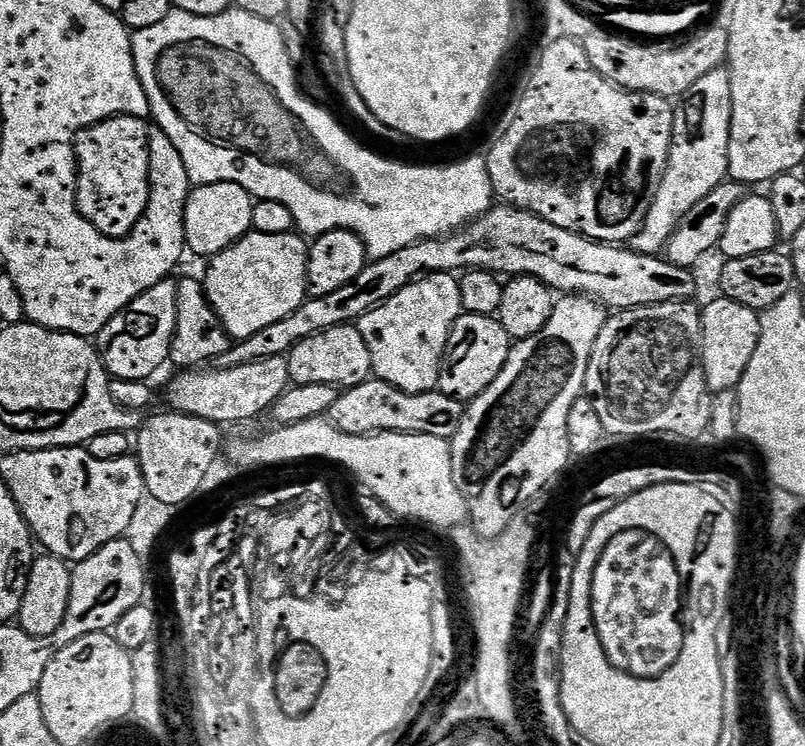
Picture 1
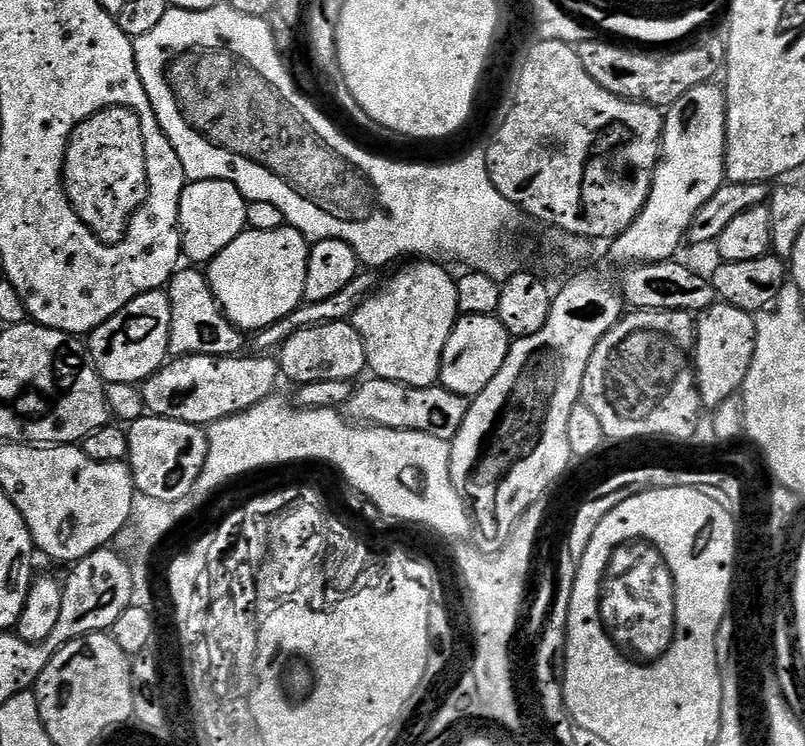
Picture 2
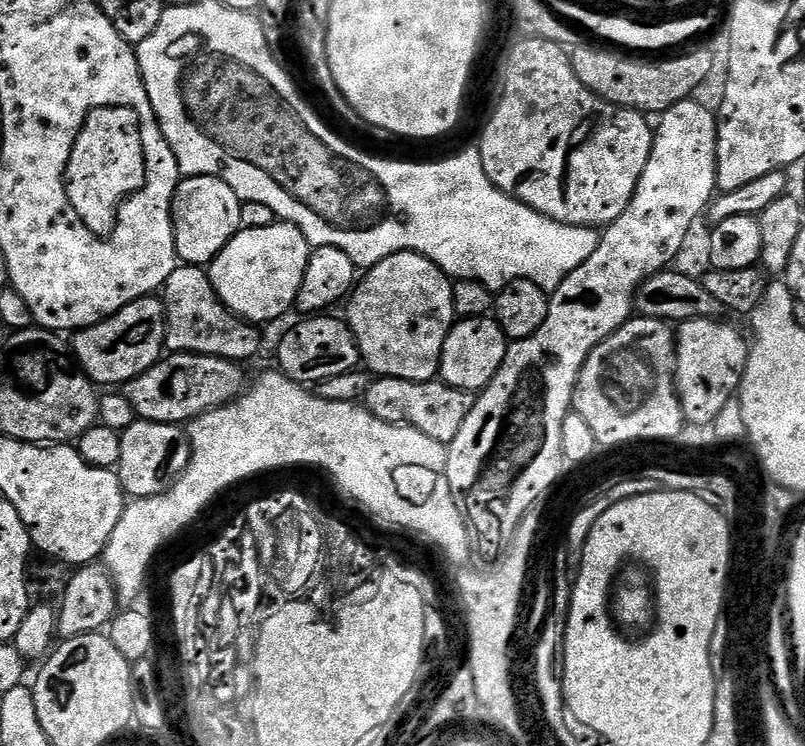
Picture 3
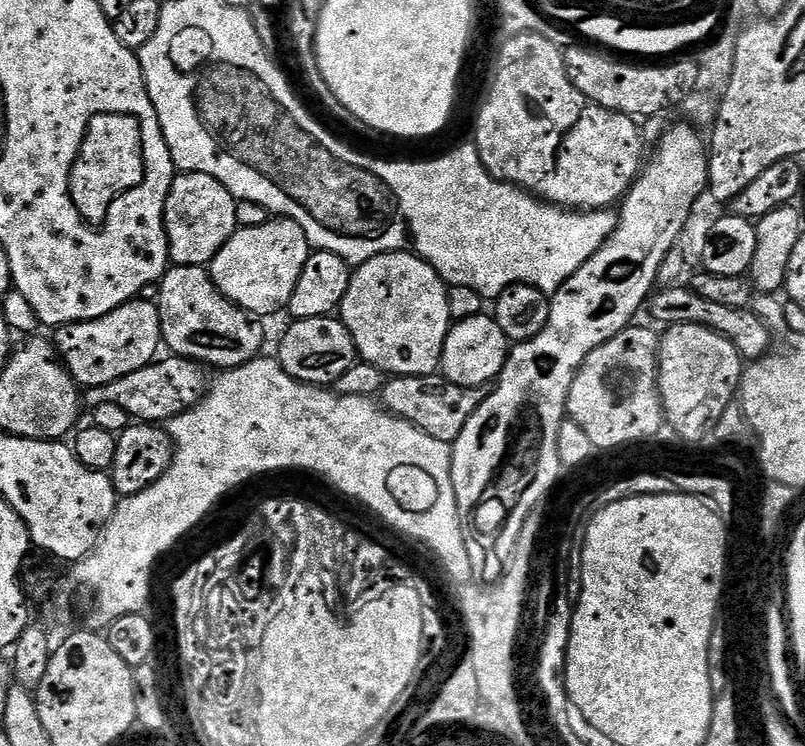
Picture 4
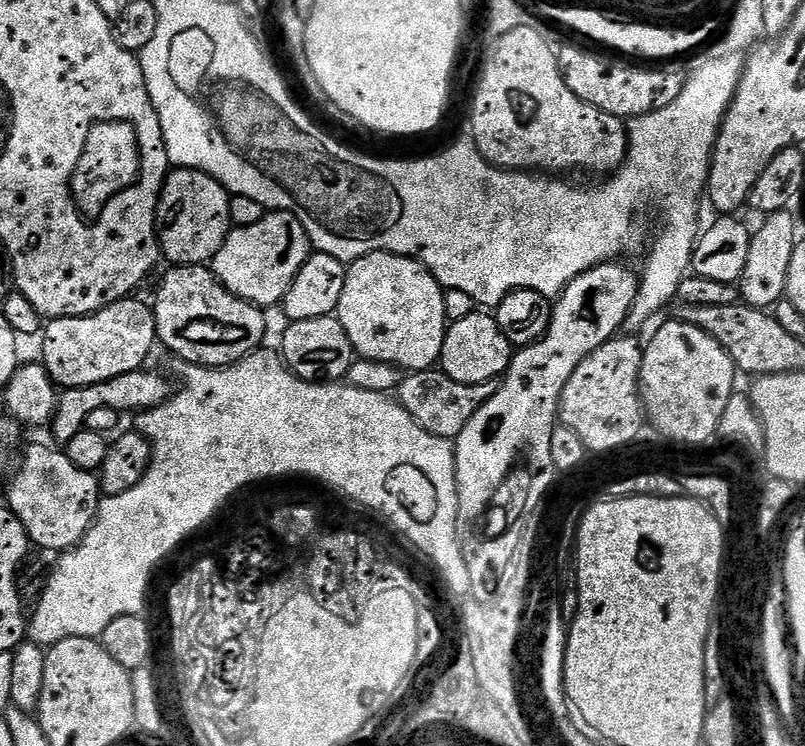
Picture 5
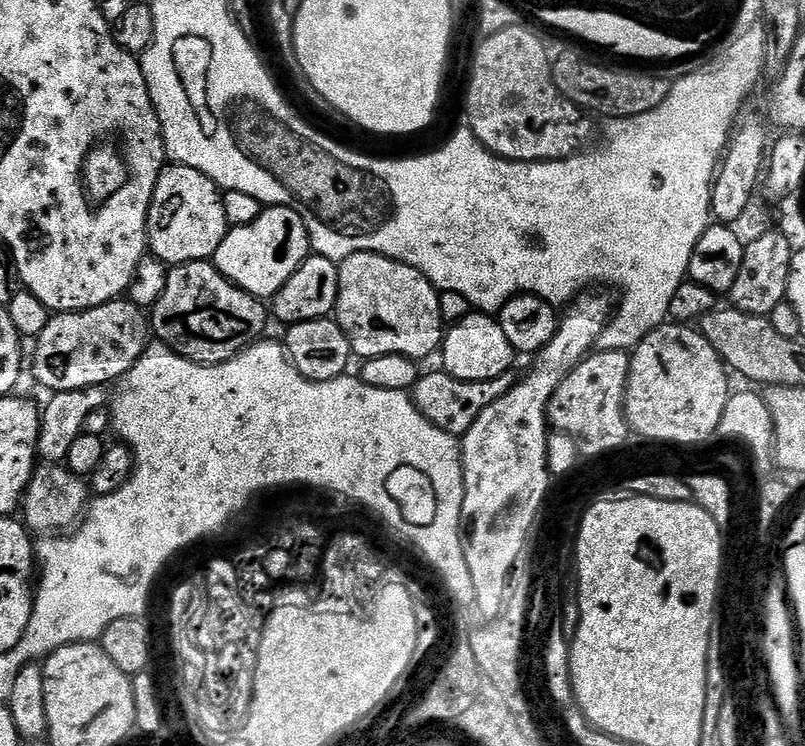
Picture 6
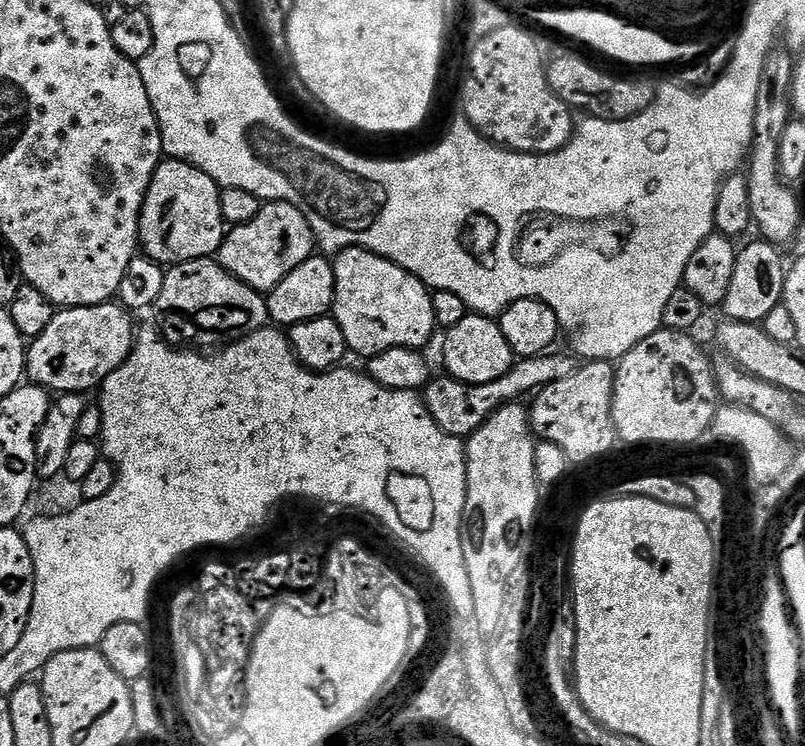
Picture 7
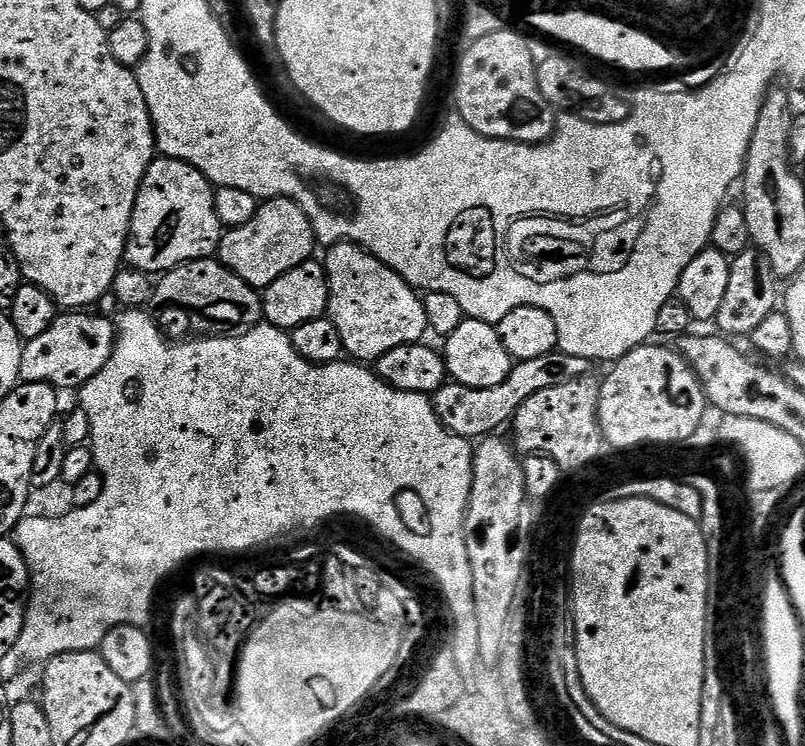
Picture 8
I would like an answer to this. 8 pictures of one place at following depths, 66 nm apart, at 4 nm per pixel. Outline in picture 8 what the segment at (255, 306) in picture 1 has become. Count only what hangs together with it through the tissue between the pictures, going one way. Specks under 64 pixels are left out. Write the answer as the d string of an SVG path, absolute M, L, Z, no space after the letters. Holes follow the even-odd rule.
M279 196L276 200L263 201L246 226L229 228L221 235L218 259L250 287L263 290L274 278L282 278L286 270L294 270L294 266L313 259L312 247L317 244L308 215L292 200Z

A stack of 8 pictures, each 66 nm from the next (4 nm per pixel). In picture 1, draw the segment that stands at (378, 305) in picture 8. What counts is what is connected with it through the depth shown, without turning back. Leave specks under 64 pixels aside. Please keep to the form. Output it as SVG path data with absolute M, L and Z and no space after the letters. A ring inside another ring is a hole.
M434 272L421 276L419 280L398 290L398 294L394 294L374 310L367 312L361 320L356 321L355 326L362 334L362 338L366 338L375 379L390 382L390 386L398 390L406 390L410 394L437 391L444 351L448 345L454 322L461 314L459 279L446 272Z

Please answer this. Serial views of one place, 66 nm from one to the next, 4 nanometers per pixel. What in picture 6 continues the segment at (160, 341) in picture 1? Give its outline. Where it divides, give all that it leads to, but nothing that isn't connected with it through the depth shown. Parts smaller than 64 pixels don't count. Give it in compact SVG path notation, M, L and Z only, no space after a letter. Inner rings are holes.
M121 298L118 300L111 300L106 302L102 306L97 308L91 308L88 312L62 312L53 315L49 319L46 330L42 330L40 336L35 337L34 344L36 344L36 353L32 356L32 372L36 375L36 380L42 387L48 388L49 393L65 392L66 390L82 390L83 388L89 388L90 386L108 386L112 383L119 381L121 376L125 376L126 373L132 369L134 362L138 362L138 358L144 352L144 349L148 347L150 343L150 320L144 312L136 304L131 304L128 298Z

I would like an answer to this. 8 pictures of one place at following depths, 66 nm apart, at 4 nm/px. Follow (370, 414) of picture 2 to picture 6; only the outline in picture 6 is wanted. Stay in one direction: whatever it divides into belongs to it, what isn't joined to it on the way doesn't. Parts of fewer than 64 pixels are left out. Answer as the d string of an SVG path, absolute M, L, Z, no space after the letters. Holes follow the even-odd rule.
M437 370L437 372L425 371L416 385L411 388L410 395L414 406L425 418L438 430L446 430L446 434L463 438L478 422L478 417L482 415L482 410L486 406L494 406L502 394L506 394L517 382L517 377L511 371L498 374L498 378L486 378L482 382L470 382L462 378L454 378L449 372Z

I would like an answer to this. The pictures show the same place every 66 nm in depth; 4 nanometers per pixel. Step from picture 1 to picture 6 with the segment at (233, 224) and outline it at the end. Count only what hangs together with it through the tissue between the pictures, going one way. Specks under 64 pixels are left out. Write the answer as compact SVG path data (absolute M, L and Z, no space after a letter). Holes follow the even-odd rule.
M173 163L165 166L158 178L158 186L154 186L154 198L150 202L148 247L151 255L156 255L164 266L175 266L195 260L211 261L215 257L218 246L222 246L229 227L222 189L213 180L206 178L206 174L190 166Z

